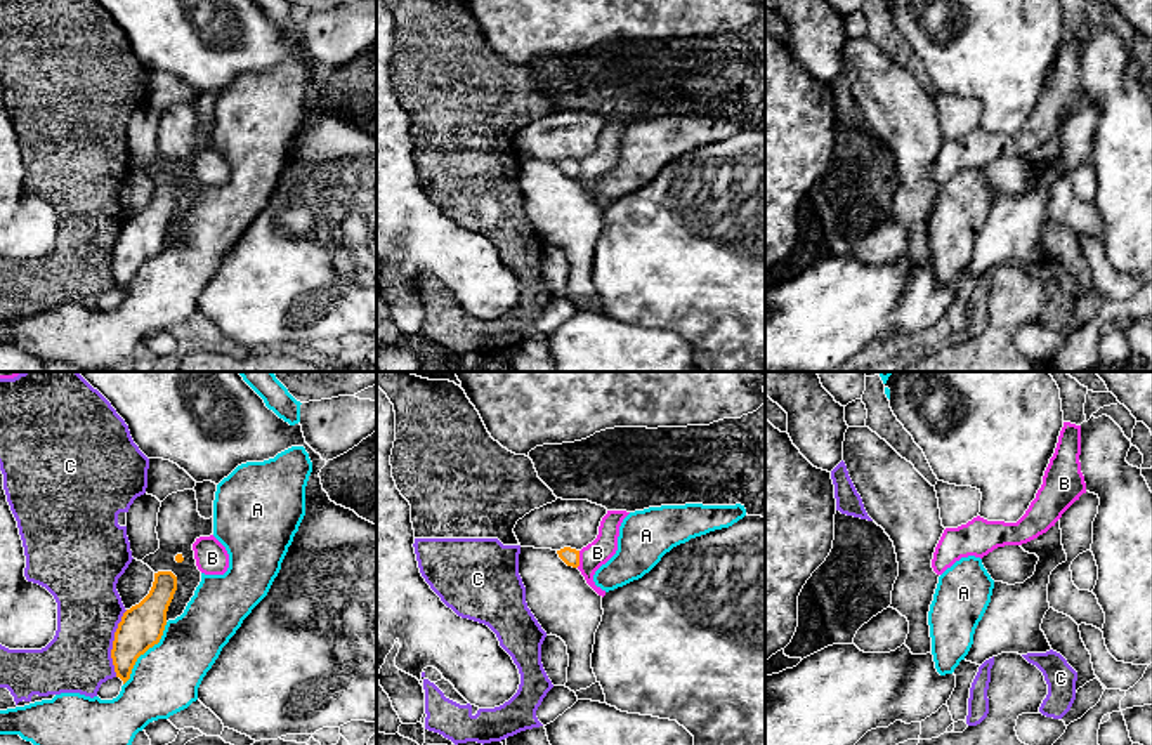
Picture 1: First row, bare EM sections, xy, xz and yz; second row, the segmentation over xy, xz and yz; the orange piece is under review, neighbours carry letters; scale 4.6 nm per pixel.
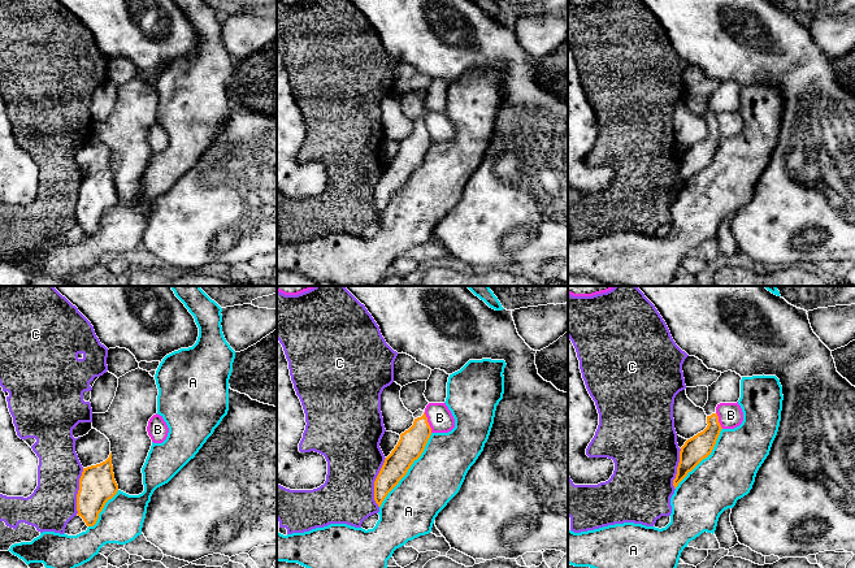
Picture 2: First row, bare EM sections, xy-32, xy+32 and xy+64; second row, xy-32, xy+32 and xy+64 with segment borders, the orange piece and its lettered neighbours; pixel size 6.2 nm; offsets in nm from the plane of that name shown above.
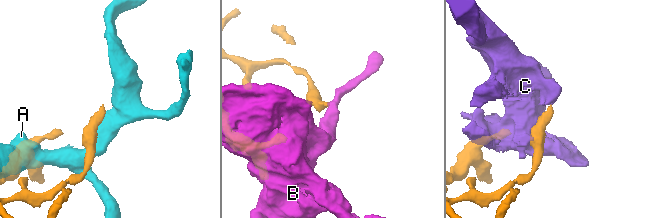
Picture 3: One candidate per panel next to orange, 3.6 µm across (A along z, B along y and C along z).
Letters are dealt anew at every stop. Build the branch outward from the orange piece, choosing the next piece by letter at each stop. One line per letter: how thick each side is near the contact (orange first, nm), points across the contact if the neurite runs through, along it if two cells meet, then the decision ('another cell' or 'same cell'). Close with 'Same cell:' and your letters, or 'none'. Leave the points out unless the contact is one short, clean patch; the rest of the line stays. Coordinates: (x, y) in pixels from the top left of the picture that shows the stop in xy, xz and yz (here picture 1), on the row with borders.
A: calibres 200 and 320 nm; another cell
B: calibres 80 and 120 nm; border xz (580, 551), (580, 563), (576, 566); another cell
C: calibres 200 and 300 nm; another cell
Same cell: none

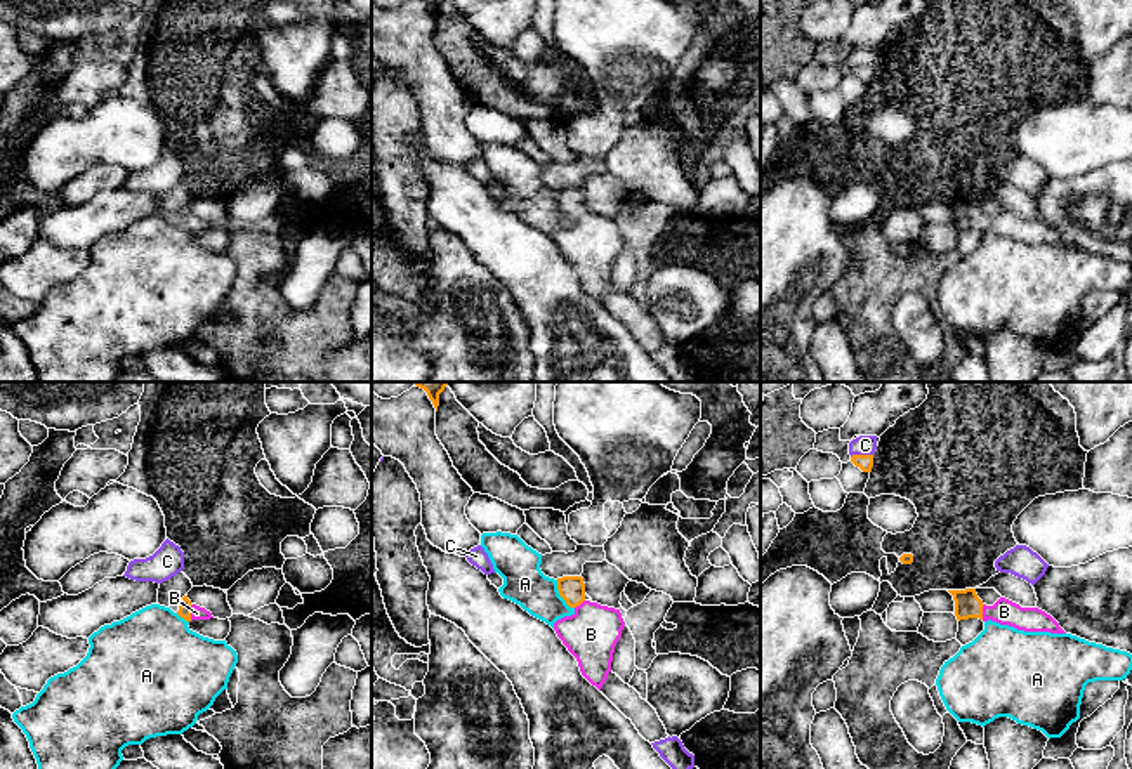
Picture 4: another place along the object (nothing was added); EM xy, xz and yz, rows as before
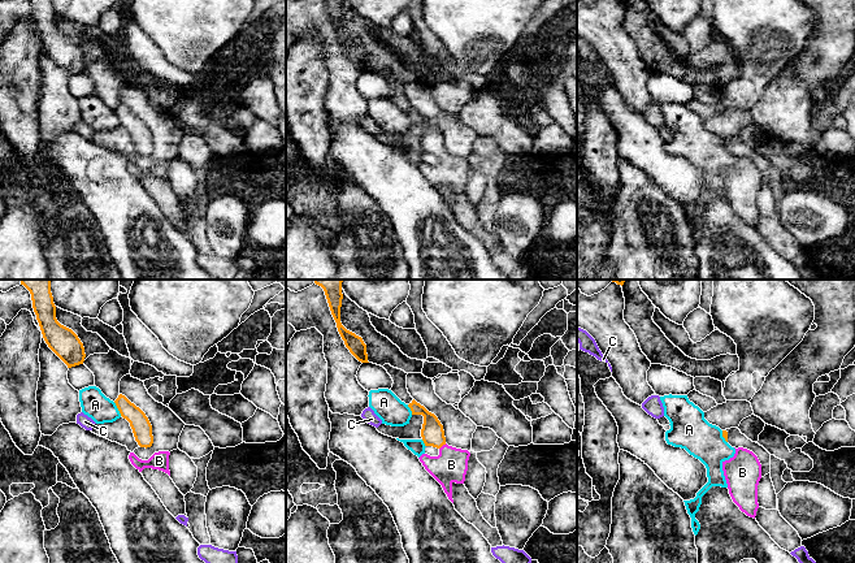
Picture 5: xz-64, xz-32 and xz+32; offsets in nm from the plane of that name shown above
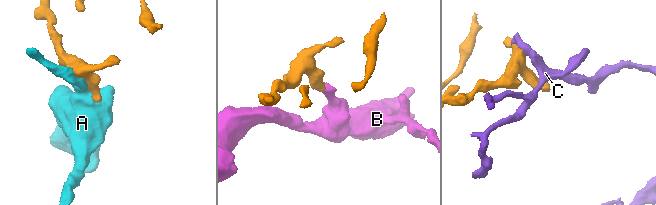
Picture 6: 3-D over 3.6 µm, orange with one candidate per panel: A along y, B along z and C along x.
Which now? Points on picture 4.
A: calibres 120 and 200 nm; another cell
B: calibres 60 and 60 nm; way xy (184, 604), (190, 613), (197, 613); same cell
C: calibres 80 and 100 nm; border yz (872, 453), (855, 453), (851, 457); another cell
Same cell: B

